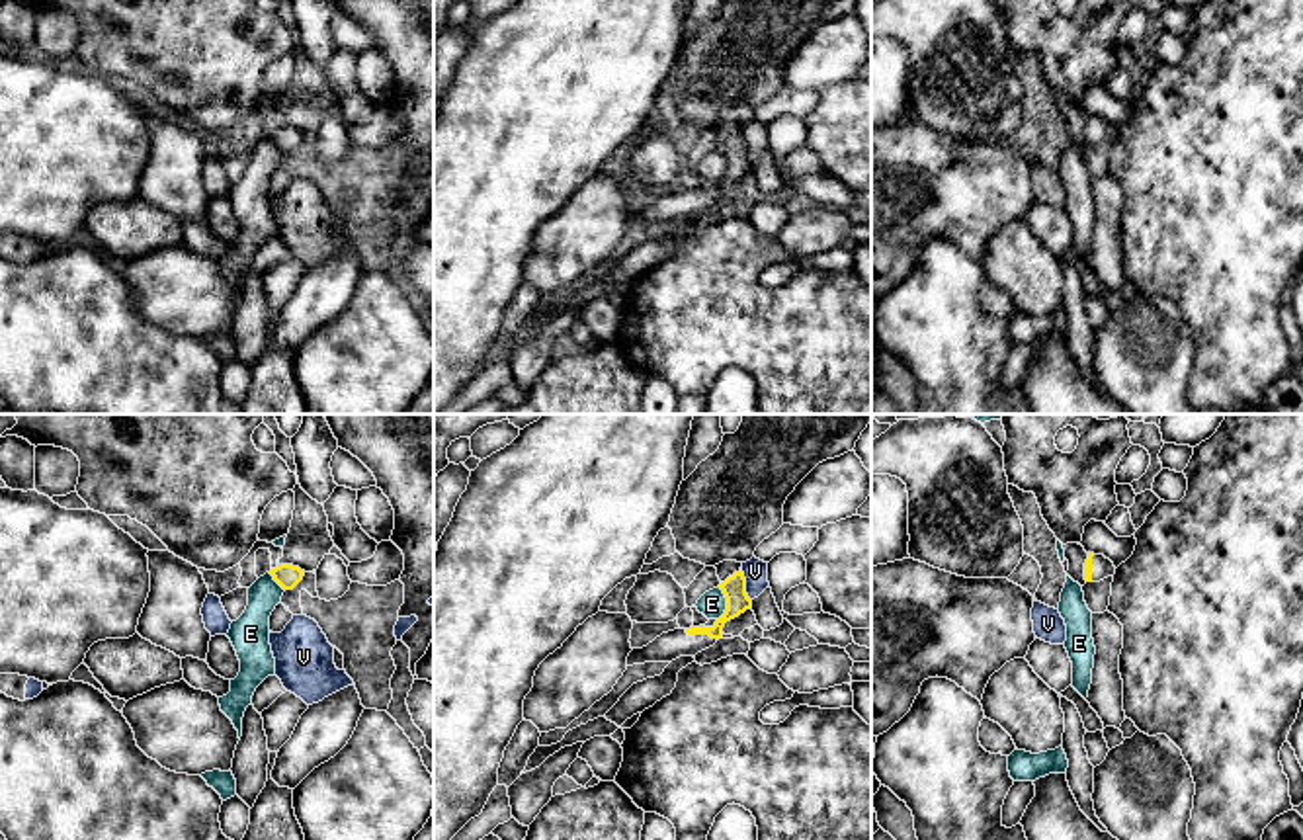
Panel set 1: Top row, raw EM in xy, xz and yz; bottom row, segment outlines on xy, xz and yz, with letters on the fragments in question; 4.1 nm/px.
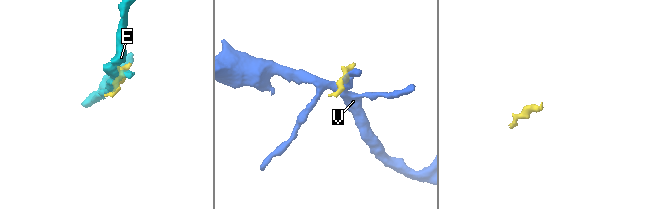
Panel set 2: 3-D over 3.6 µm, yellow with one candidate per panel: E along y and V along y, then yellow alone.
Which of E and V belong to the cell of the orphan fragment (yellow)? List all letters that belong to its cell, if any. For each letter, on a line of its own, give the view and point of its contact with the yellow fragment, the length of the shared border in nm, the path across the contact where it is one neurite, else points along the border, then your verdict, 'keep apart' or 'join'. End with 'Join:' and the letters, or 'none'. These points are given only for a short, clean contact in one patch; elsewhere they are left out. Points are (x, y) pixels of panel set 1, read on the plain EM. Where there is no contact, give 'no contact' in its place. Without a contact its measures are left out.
E: contact xz (727, 167); length 140 nm; border xz (719, 149), (725, 161), (725, 174), (717, 182); keep apart
V: contact xz (745, 147); length 150 nm; border xz (741, 129), (751, 163); keep apart
Join: none

